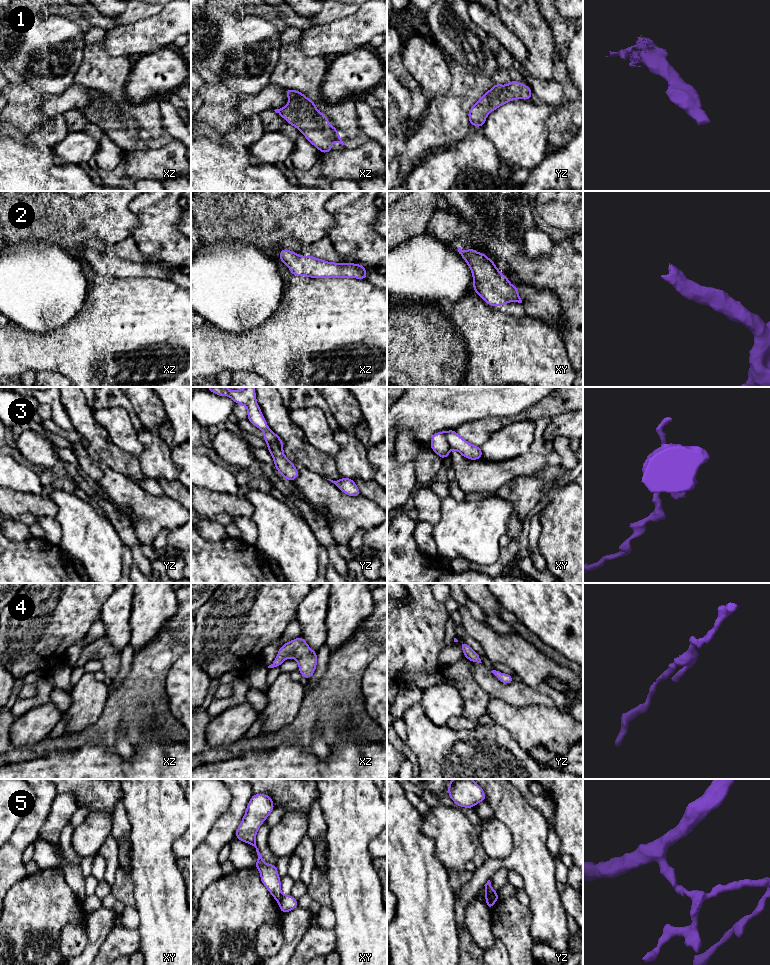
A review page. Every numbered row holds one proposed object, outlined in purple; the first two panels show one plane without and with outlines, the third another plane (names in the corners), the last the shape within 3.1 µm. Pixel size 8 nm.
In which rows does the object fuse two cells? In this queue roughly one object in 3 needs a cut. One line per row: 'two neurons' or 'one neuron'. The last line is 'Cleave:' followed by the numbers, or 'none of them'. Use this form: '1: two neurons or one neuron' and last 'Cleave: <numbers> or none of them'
1: one neuron
2: one neuron
3: two neurons
4: one neuron
5: two neurons
Cleave: 3, 5

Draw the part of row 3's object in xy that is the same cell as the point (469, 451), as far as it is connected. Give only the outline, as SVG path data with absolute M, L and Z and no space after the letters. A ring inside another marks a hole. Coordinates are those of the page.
M455 430L445 432L445 437L452 449L457 450L462 456L470 460L482 458L481 447L474 446L457 434Z

